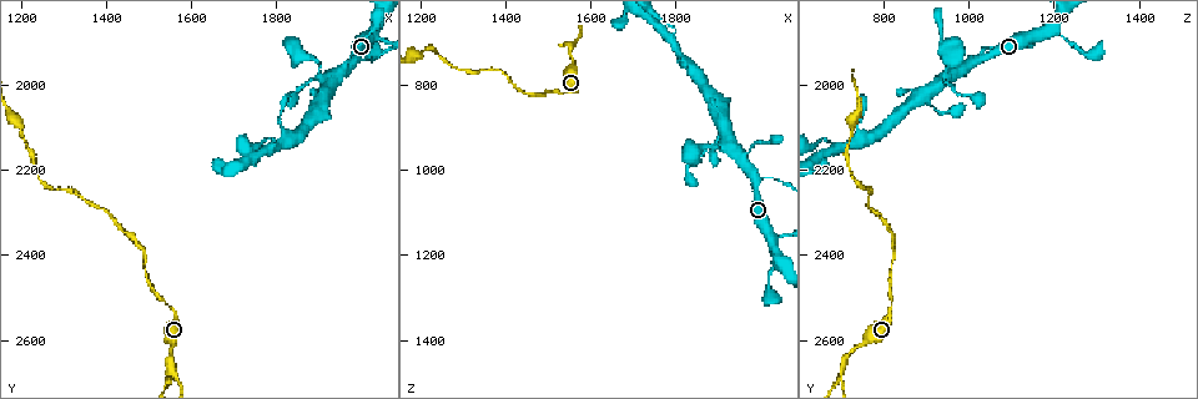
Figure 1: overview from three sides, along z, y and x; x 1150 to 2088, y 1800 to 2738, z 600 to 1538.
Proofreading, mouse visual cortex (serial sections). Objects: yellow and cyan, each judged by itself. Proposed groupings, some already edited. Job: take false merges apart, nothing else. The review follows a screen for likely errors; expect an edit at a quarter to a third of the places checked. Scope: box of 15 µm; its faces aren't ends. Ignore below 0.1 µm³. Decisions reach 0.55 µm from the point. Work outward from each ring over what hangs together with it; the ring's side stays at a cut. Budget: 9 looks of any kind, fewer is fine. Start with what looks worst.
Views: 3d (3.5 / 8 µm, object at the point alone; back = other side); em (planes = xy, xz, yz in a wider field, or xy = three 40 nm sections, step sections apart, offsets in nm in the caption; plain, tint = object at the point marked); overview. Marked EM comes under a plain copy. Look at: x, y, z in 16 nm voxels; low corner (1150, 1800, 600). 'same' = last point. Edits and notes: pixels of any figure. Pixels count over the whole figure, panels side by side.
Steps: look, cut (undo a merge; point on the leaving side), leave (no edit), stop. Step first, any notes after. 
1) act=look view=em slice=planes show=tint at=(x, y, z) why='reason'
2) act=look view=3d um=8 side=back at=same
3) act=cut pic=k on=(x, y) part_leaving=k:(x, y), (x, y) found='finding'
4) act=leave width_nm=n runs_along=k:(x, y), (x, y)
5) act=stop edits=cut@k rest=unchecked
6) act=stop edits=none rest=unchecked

act=look view=3d um=8 at=(1565, 2675, 700) why='branch point'

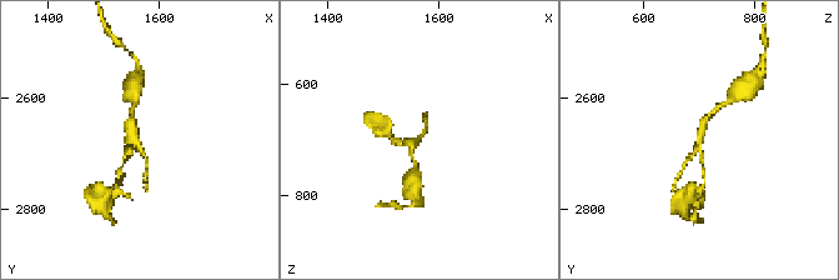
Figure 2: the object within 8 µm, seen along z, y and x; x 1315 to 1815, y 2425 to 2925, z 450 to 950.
act=look view=3d um=3.5 at=(1555, 2675, 705) why='closer look'

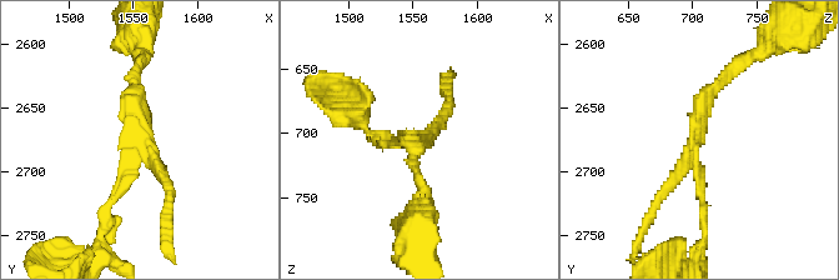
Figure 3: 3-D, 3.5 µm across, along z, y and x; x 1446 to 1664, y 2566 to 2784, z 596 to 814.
act=look view=em slice=planes show=tint at=(1562, 2676, 704) arms=3 arm_widths_nm=100,150,150 why='shape alone is not enough'

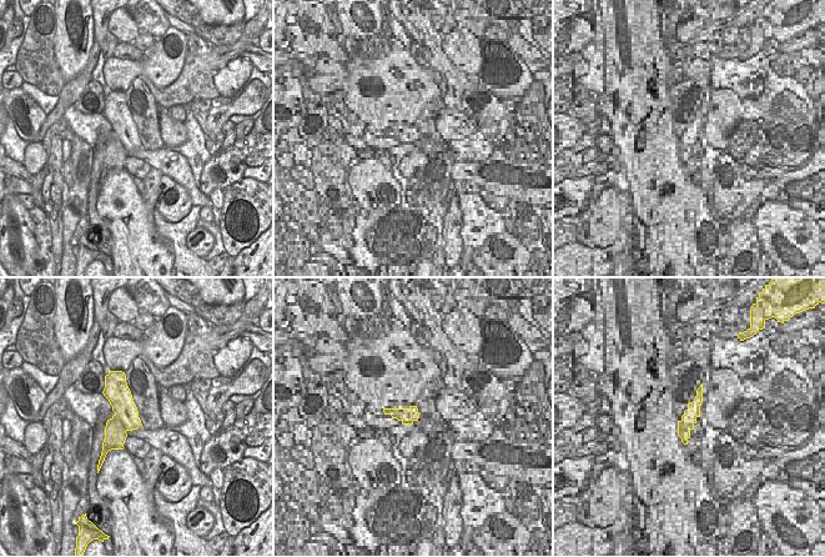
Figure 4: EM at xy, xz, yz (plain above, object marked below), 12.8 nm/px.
act=cut pic=3 on=(699, 194) border=4:(115, 412), (126, 430) found='a second cell is stuck on'

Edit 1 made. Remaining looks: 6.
act=look view=overview

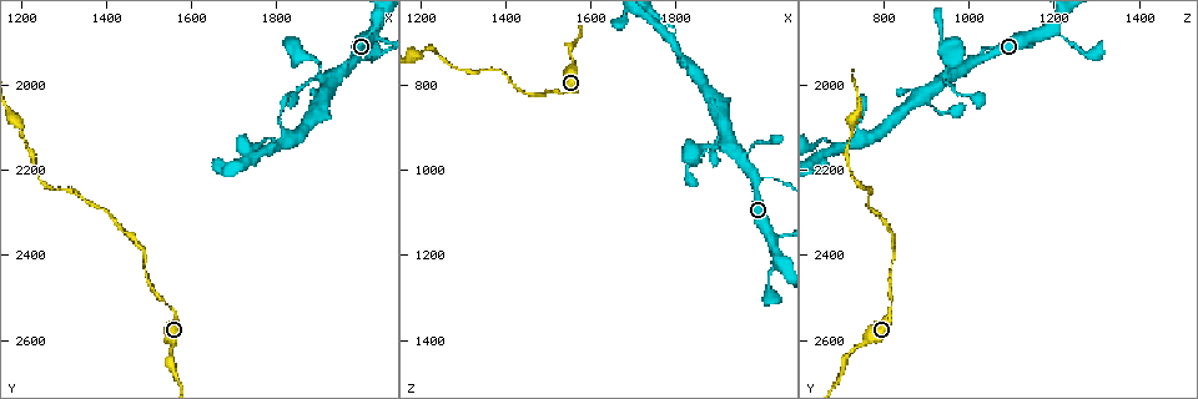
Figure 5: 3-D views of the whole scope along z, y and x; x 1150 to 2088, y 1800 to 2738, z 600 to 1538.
act=look view=3d um=3.5 side=back at=(2035, 1870, 1200) why='small branch off a trunk'

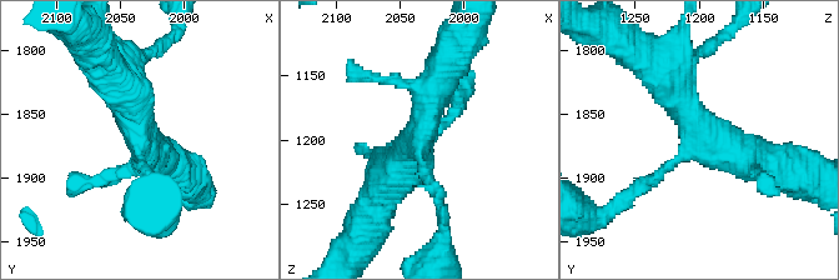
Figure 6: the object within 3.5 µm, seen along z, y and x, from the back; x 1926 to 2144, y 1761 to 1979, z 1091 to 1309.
act=look view=em slice=xy step=3 show=tint at=(2034, 1872, 1194) arms=4 arm_widths_nm=150,150,450,500 why='shape alone is not enough'

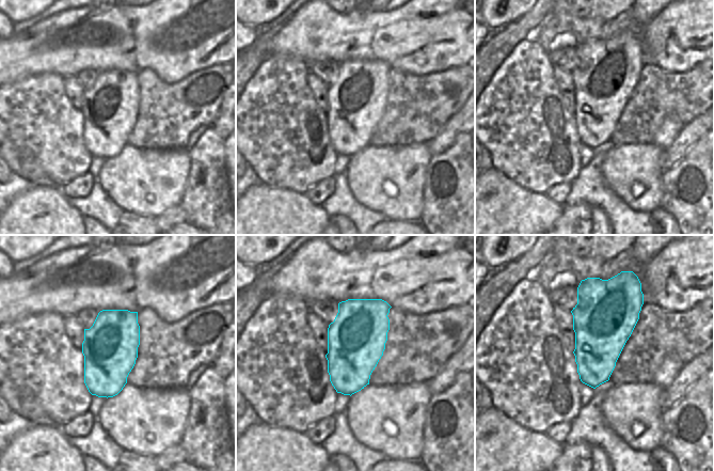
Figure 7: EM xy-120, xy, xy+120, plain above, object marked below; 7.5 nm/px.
act=look view=em slice=planes show=tint at=same why='another direction'

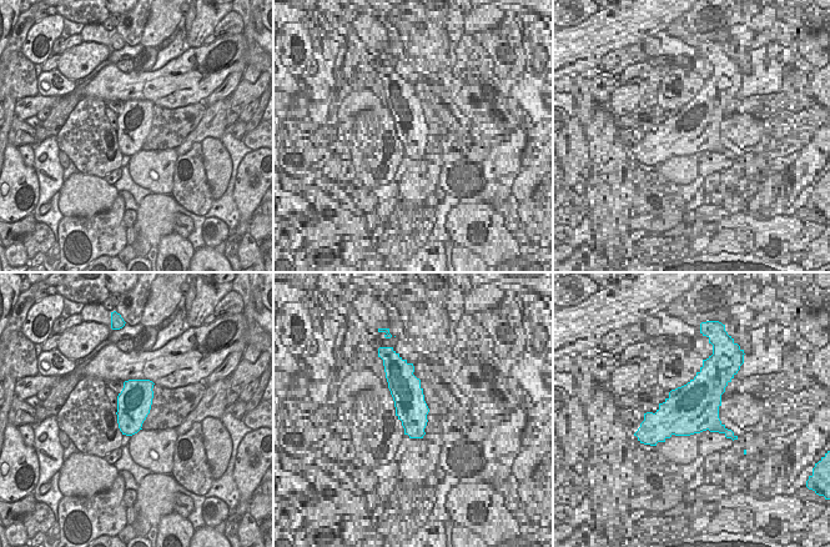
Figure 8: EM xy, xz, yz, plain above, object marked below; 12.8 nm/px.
act=leave width_nm=440 runs_along=6:(774, 163), (707, 140), (662, 75) found='one cell here'

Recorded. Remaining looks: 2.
act=stop edits=cut@3 rest=unchecked

